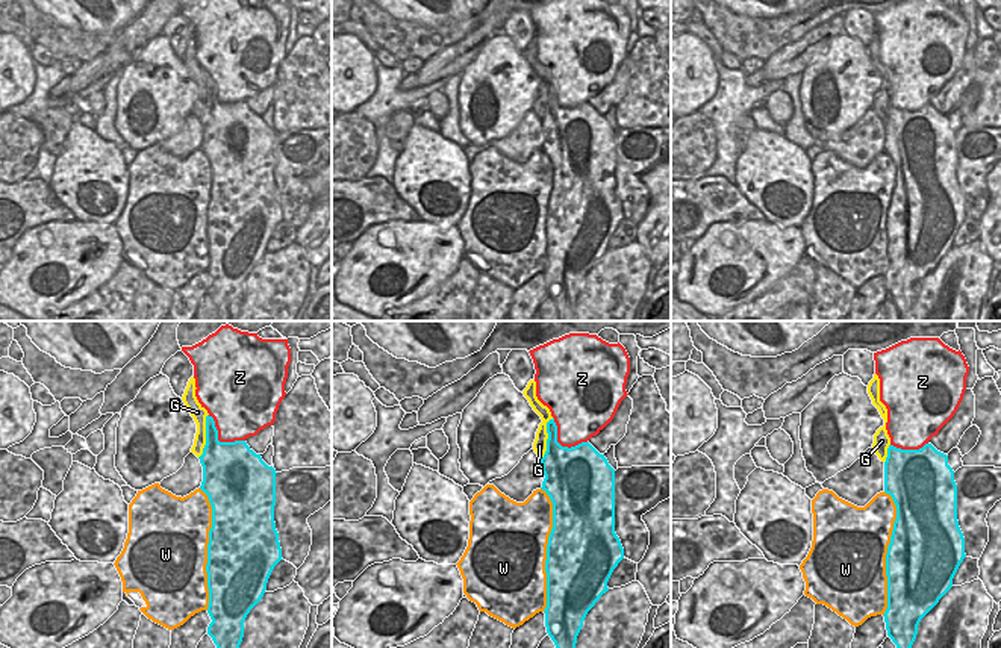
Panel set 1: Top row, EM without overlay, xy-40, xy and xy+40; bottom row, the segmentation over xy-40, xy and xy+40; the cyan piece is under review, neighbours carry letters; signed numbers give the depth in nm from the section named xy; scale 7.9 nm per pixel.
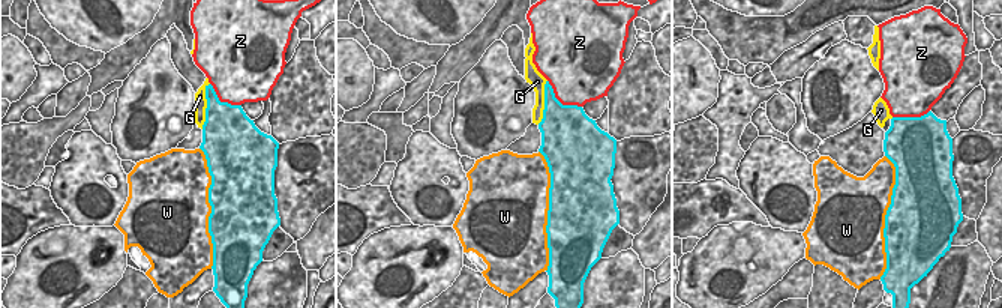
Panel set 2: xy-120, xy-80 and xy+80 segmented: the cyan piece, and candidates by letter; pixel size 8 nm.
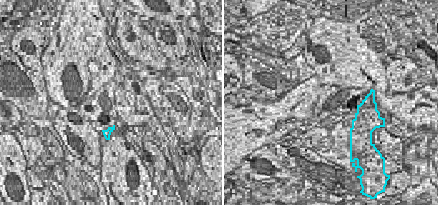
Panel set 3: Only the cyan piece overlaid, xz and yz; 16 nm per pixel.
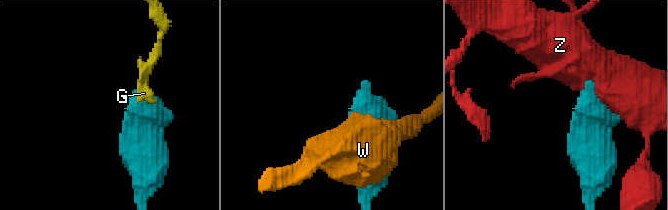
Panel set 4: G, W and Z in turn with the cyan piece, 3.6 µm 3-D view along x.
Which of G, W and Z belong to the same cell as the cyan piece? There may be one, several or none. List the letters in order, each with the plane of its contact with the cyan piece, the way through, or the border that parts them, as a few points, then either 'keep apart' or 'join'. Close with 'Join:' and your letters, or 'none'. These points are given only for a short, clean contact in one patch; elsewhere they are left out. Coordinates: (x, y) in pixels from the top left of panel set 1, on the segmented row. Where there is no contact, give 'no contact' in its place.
G: xy-40 | across xy-40 (223, 462), (206, 445), (206, 436), (206, 426), (197, 412) | join
W: xy+40 | keep apart
Z: xy | keep apart
Join: G

